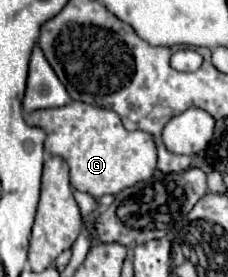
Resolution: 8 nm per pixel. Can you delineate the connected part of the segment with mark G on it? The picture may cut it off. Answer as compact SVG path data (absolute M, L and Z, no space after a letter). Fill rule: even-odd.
M70 102L62 108L34 110L26 114L26 122L46 130L46 152L62 156L68 162L70 184L80 192L88 192L98 198L104 194L118 194L140 180L148 180L156 170L156 146L152 134L126 130L120 116L112 110L84 102Z

